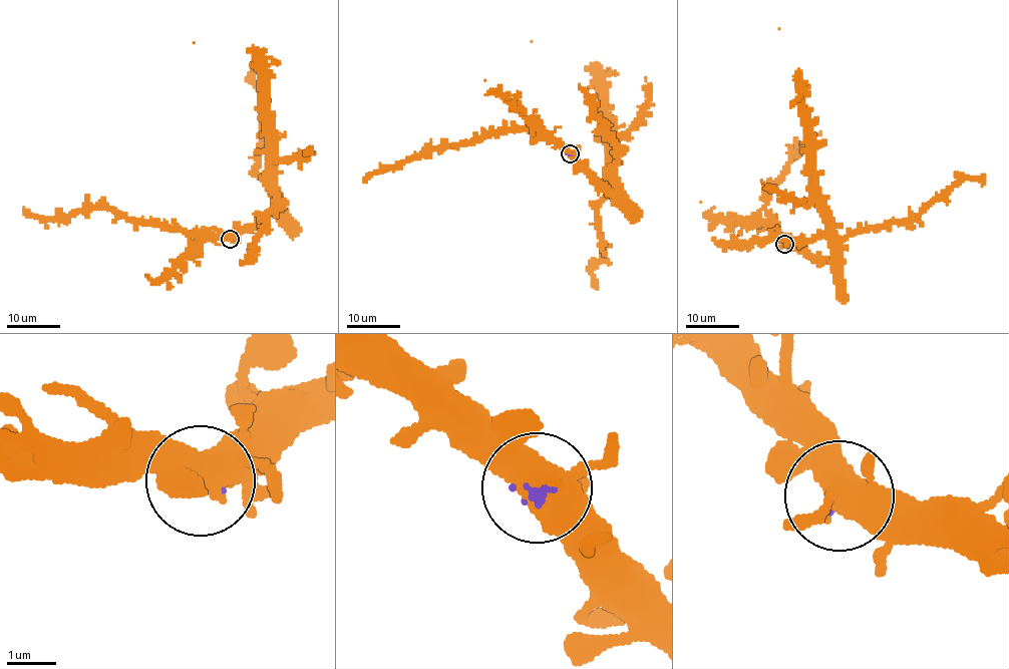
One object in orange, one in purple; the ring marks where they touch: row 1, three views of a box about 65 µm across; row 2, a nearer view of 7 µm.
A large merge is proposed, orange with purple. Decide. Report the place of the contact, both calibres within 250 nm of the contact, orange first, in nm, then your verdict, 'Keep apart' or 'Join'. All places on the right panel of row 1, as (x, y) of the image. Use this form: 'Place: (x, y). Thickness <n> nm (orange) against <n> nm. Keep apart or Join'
Place: (784, 244). Thickness 460 nm (orange) against 110 nm. Join

